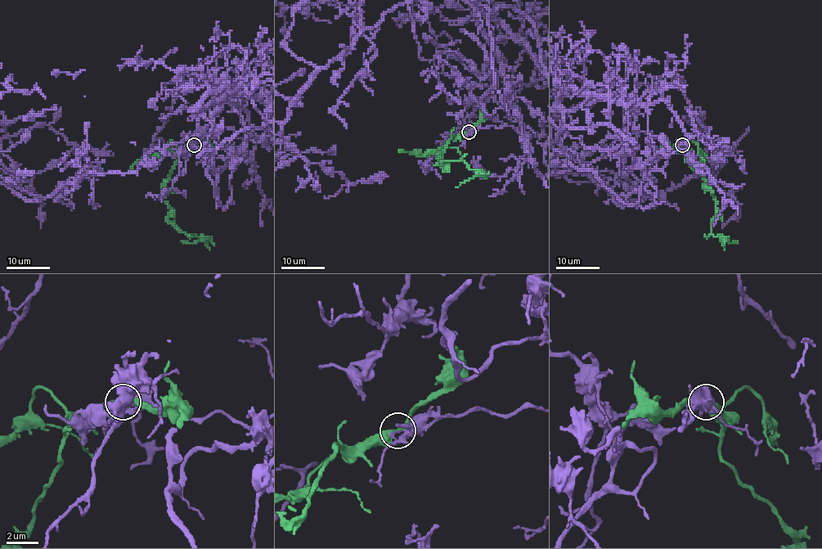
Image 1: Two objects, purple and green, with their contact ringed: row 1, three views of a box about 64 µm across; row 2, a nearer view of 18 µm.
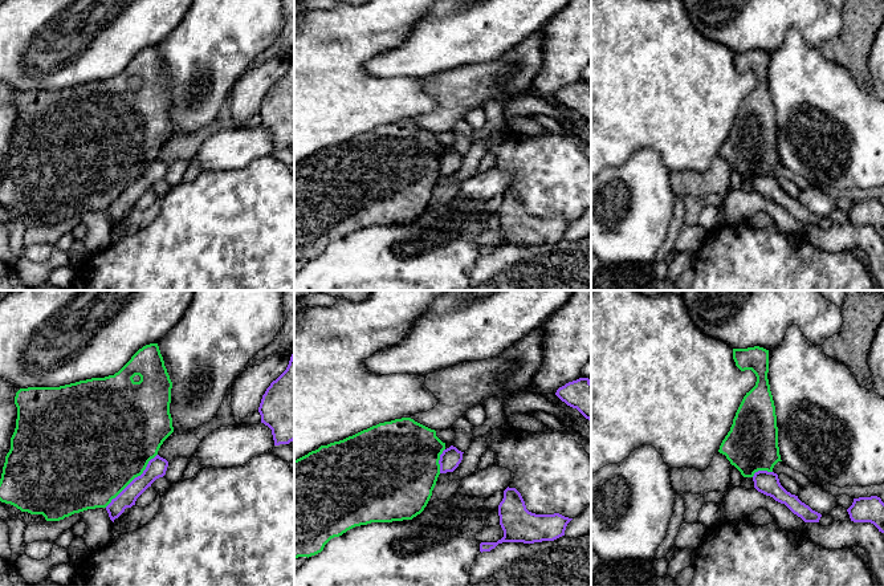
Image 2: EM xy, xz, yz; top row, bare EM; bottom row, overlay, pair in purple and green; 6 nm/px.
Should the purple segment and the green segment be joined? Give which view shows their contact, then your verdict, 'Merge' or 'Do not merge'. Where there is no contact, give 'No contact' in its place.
Touches purple in xy. Merge

